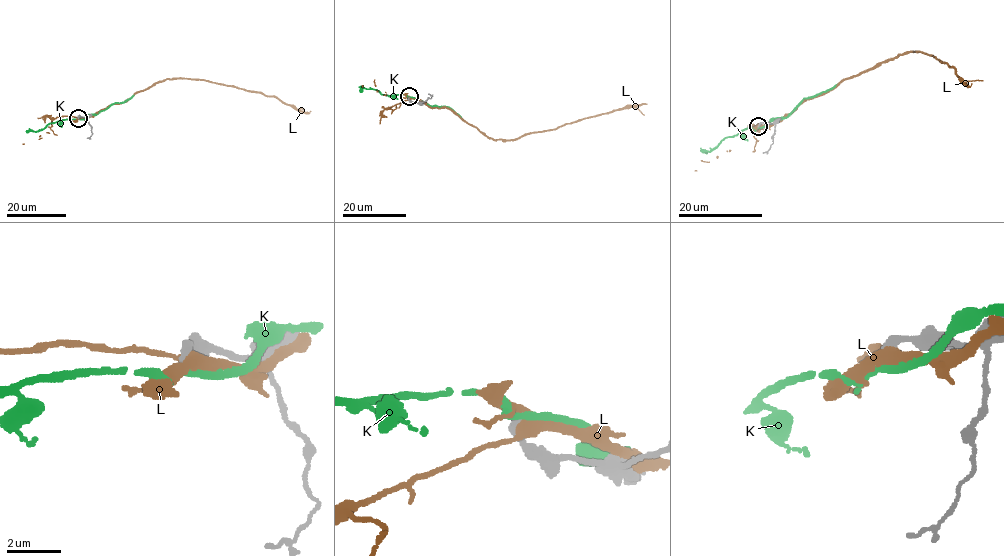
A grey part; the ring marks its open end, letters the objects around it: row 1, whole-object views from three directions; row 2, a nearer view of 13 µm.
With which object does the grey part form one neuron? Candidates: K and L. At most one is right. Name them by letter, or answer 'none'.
none

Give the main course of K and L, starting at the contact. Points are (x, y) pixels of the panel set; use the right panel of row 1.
K: (758, 126), (765, 127), (774, 119), (789, 115), (804, 99), (838, 83)
L: (759, 124), (780, 122), (802, 101), (916, 50), (956, 68), (965, 84), (971, 83)

